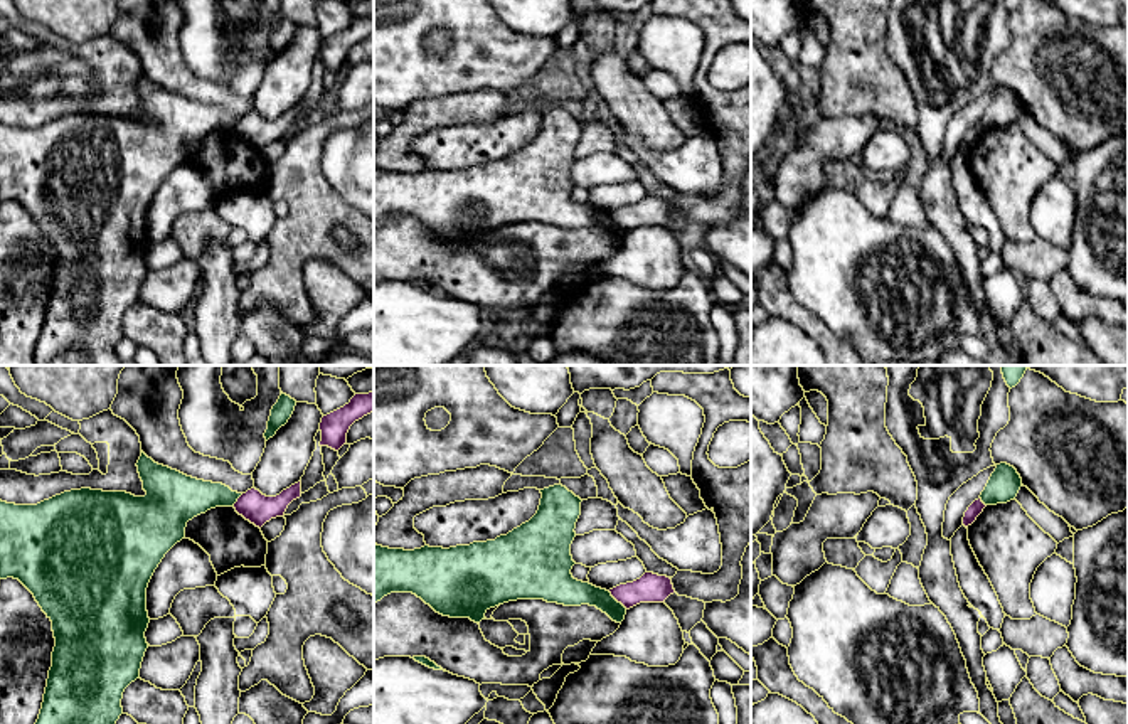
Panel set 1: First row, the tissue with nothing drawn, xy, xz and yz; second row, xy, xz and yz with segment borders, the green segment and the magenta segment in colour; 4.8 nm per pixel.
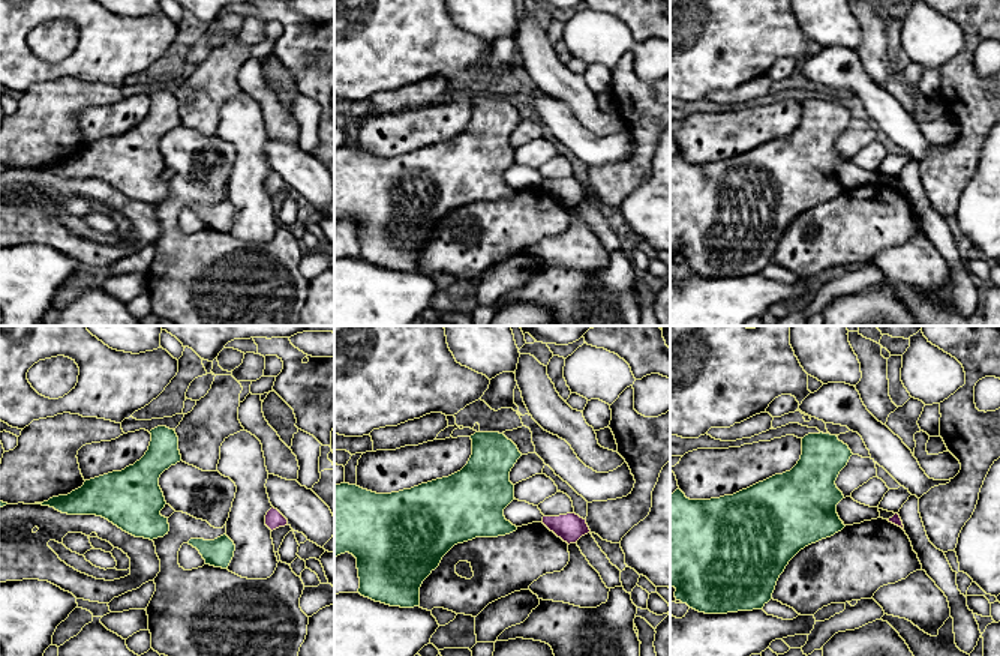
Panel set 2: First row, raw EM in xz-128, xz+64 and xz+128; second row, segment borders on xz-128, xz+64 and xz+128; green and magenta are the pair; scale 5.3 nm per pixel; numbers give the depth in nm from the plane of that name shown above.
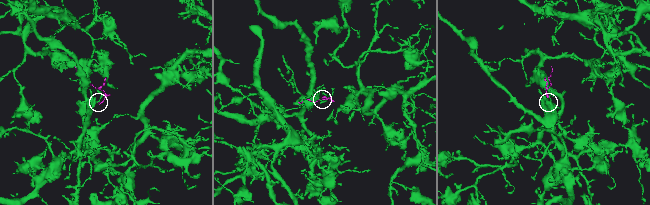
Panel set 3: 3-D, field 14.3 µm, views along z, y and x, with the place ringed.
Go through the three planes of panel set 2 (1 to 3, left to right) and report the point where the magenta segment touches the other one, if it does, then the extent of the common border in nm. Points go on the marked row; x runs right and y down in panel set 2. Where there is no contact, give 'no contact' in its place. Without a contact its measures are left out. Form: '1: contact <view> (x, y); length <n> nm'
1: no contact
2: no contact
3: no contact

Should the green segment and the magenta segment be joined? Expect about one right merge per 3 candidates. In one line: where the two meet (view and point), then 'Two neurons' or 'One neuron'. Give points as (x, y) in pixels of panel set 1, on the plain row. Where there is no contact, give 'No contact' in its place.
Touches green at xz (617, 224). Two neurons

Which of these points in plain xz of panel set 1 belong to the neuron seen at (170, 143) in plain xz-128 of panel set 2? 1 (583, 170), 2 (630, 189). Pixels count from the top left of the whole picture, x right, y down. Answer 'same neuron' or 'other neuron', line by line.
1: same neuron
2: other neuron

